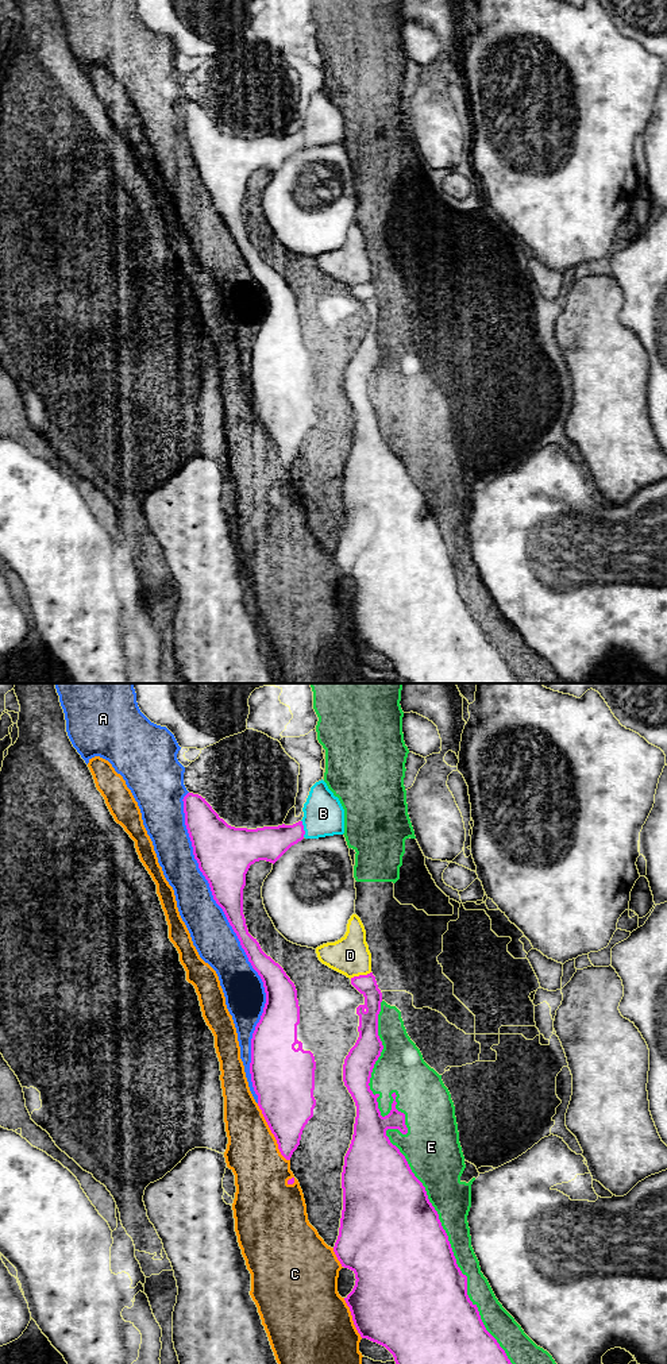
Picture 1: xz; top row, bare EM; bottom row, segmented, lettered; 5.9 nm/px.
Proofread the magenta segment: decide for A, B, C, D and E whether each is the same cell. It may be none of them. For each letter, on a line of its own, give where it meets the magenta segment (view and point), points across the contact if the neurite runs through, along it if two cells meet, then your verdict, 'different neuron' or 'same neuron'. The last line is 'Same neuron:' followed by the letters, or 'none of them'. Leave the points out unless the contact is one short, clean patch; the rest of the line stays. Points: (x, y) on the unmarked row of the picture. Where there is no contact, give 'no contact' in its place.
A: contact xz (242, 255); different neuron
B: contact xz (303, 137); different neuron
C: contact xz (272, 440); different neuron
D: contact xz (359, 284); different neuron
E: contact xz (405, 467); different neuron
Same neuron: none of them

